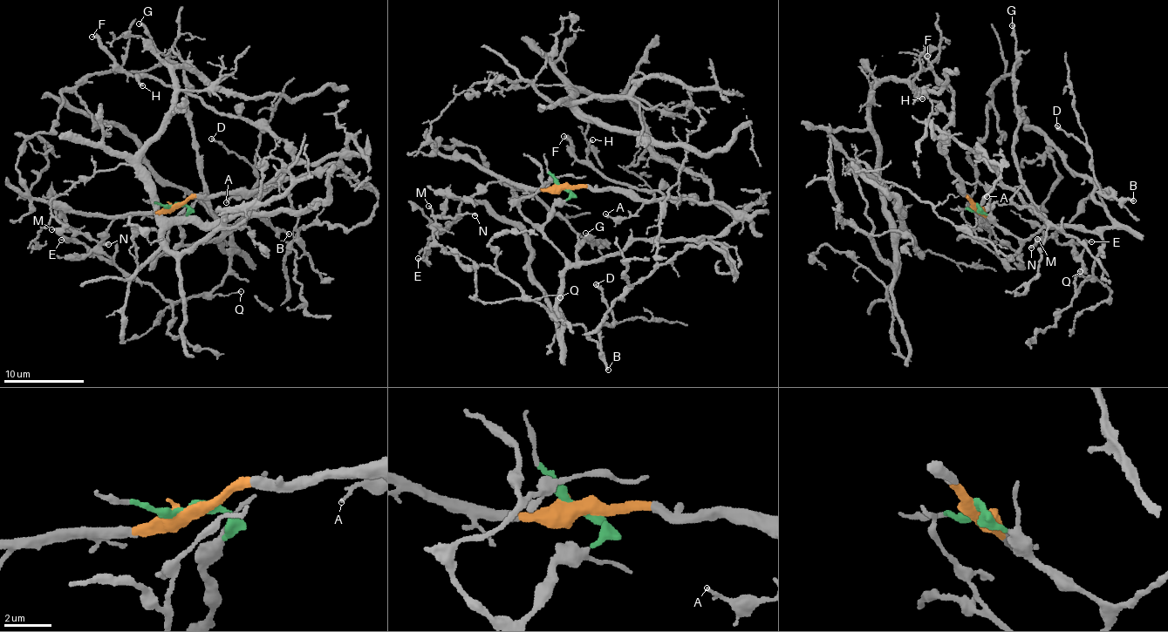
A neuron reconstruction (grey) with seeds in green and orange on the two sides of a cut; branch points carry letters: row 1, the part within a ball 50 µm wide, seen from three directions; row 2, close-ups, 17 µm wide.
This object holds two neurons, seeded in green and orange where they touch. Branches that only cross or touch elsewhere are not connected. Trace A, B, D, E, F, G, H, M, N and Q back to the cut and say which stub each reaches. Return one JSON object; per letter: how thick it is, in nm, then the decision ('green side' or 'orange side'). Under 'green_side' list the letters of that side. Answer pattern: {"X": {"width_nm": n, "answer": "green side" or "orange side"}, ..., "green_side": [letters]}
{"A": {"width_nm": 120, "answer": "orange side"}, "B": {"width_nm": 200, "answer": "green side"}, "D": {"width_nm": 160, "answer": "green side"}, "E": {"width_nm": 140, "answer": "green side"}, "F": {"width_nm": 360, "answer": "orange side"}, "G": {"width_nm": 240, "answer": "green side"}, "H": {"width_nm": 150, "answer": "orange side"}, "M": {"width_nm": 130, "answer": "green side"}, "N": {"width_nm": 180, "answer": "green side"}, "Q": {"width_nm": 130, "answer": "green side"}, "green_side": ["B", "D", "E", "G", "M", "N", "Q"]}

